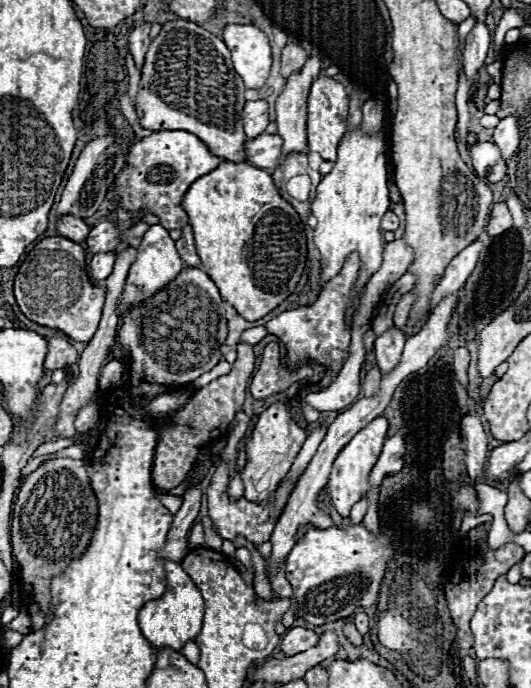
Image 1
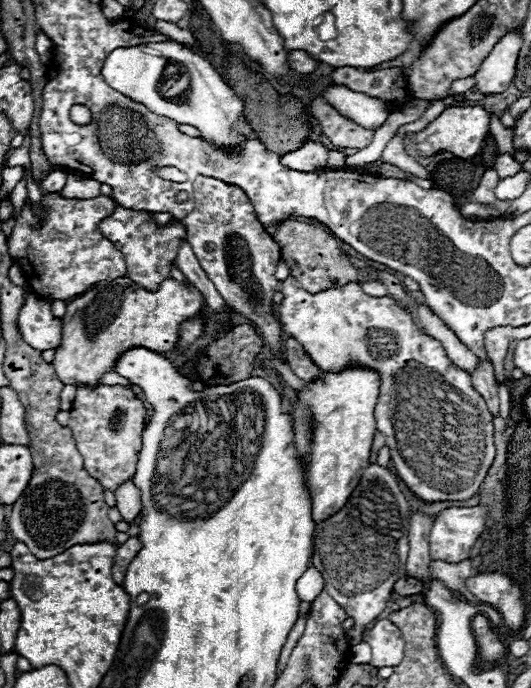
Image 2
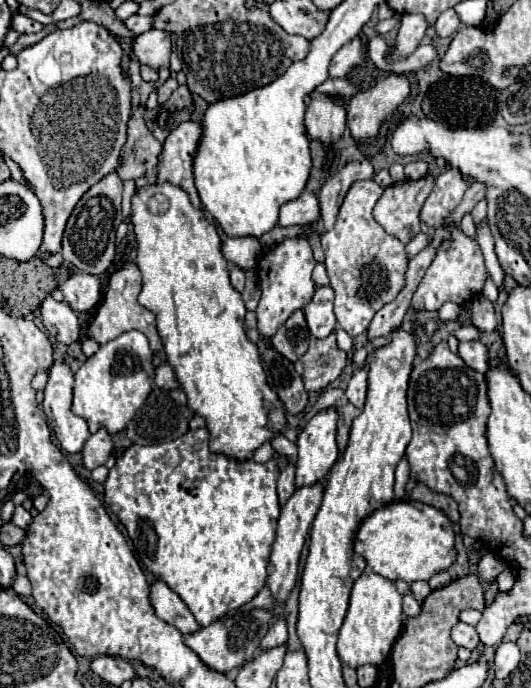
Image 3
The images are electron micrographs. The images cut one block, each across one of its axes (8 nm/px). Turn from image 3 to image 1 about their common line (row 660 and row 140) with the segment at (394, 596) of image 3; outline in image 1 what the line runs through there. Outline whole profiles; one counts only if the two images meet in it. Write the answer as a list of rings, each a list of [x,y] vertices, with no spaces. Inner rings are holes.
[[[360,128],[346,134],[338,146],[338,158],[330,174],[322,178],[322,182],[316,188],[316,198],[312,202],[312,214],[318,218],[318,226],[314,228],[314,242],[322,256],[322,270],[316,278],[316,292],[322,290],[322,286],[334,278],[346,258],[352,252],[360,254],[362,268],[358,272],[358,278],[352,286],[350,300],[354,302],[366,282],[372,274],[378,272],[382,266],[382,230],[380,220],[386,214],[390,206],[388,198],[388,170],[386,170],[386,156],[384,156],[384,134],[378,132],[374,136],[364,136]]]

